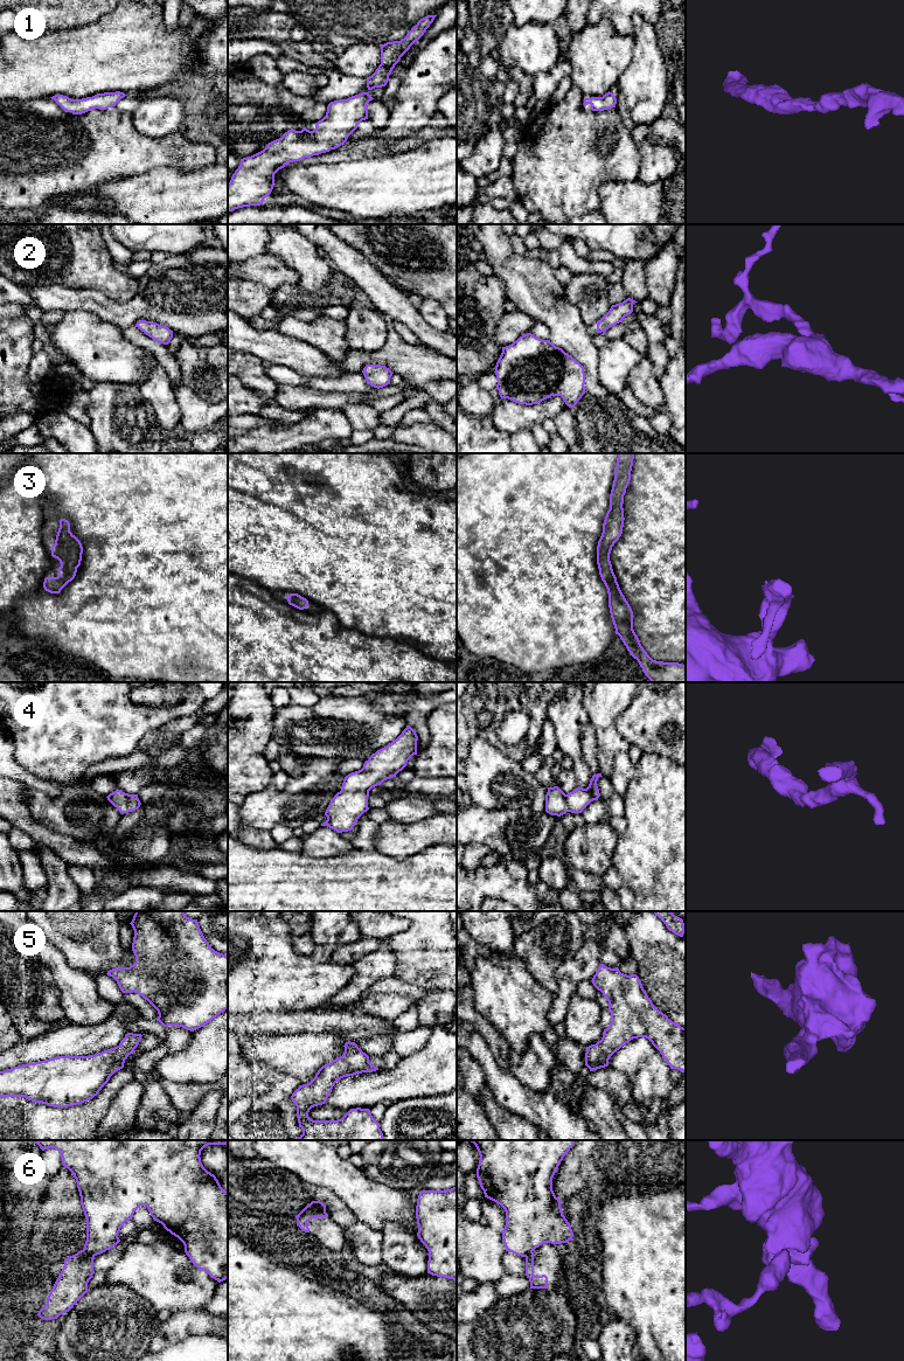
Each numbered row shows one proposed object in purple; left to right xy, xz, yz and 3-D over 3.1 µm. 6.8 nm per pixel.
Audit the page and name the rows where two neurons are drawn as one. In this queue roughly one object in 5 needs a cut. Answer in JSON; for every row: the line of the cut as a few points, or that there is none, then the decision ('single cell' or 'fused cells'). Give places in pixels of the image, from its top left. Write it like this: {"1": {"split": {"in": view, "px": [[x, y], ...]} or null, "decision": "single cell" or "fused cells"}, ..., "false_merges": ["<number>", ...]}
{"1": {"split": null, "decision": "single cell"}, "2": {"split": null, "decision": "single cell"}, "3": {"split": null, "decision": "single cell"}, "4": {"split": null, "decision": "single cell"}, "5": {"split": null, "decision": "single cell"}, "6": {"split": {"in": "xz", "px": [[311, 1202], [325, 1212]]}, "decision": "fused cells"}, "false_merges": ["6"]}

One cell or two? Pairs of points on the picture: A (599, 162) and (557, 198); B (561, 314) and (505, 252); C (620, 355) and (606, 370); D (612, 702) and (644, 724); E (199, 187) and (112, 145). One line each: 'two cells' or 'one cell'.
A: one cell
B: one cell
C: one cell
D: two cells
E: two cells

